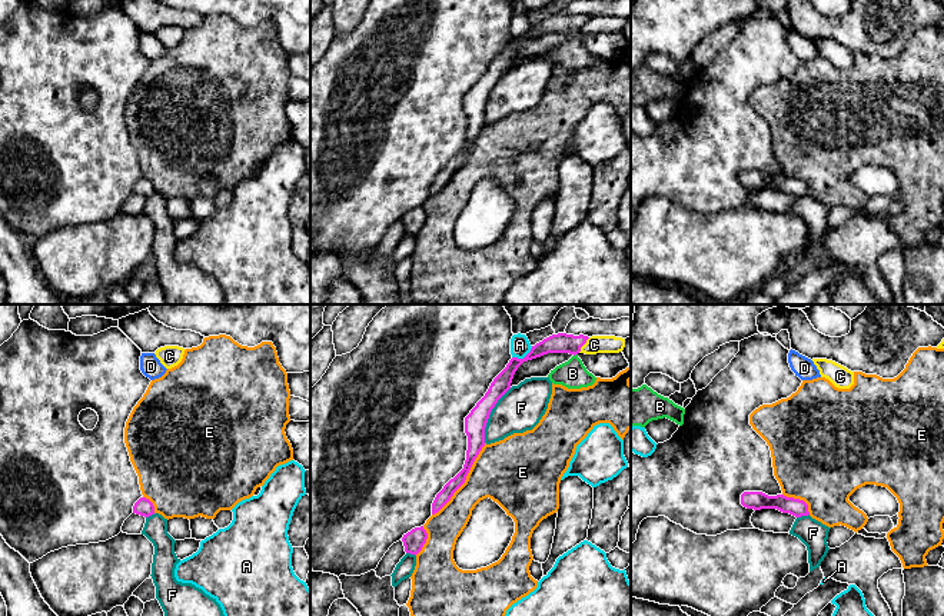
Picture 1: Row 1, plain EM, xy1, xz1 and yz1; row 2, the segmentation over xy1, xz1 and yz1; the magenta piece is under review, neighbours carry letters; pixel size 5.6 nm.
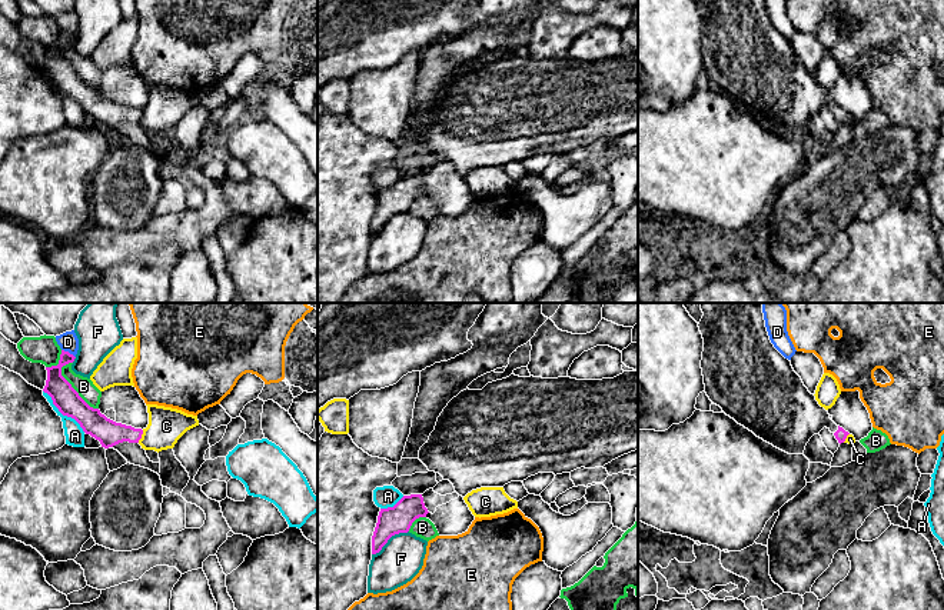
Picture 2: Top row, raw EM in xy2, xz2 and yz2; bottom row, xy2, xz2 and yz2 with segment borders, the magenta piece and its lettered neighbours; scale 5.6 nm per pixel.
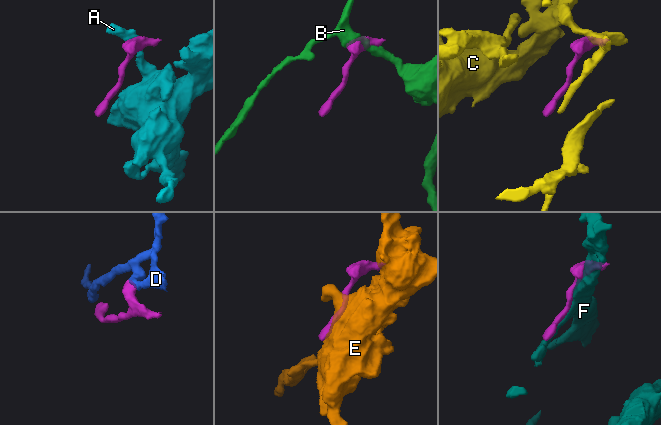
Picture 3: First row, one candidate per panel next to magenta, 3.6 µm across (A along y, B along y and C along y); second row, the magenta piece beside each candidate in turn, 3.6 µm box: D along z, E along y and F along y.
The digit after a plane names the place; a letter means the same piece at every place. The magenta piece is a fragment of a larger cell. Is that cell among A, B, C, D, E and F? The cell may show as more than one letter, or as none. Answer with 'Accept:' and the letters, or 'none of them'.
Accept: none of them

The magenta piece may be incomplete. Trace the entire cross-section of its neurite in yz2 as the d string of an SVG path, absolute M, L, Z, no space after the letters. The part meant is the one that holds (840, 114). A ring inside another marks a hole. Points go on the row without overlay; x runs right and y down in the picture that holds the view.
M701 0L704 19L701 49L709 80L757 117L788 134L804 134L814 114L827 107L844 123L850 114L818 84L801 57L771 23L765 0Z

